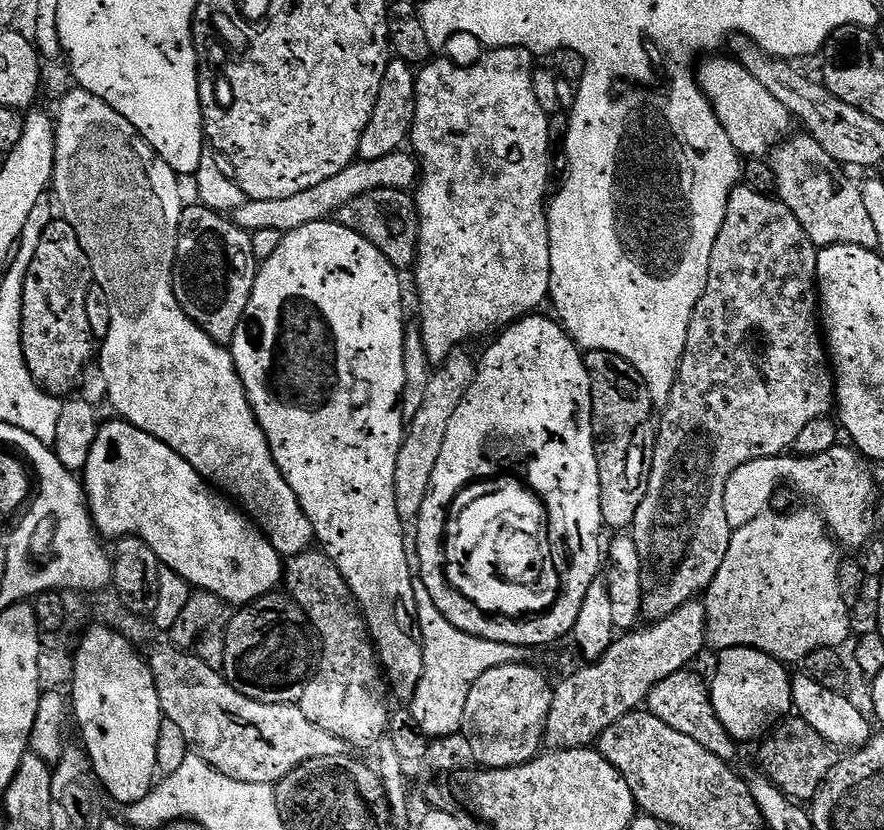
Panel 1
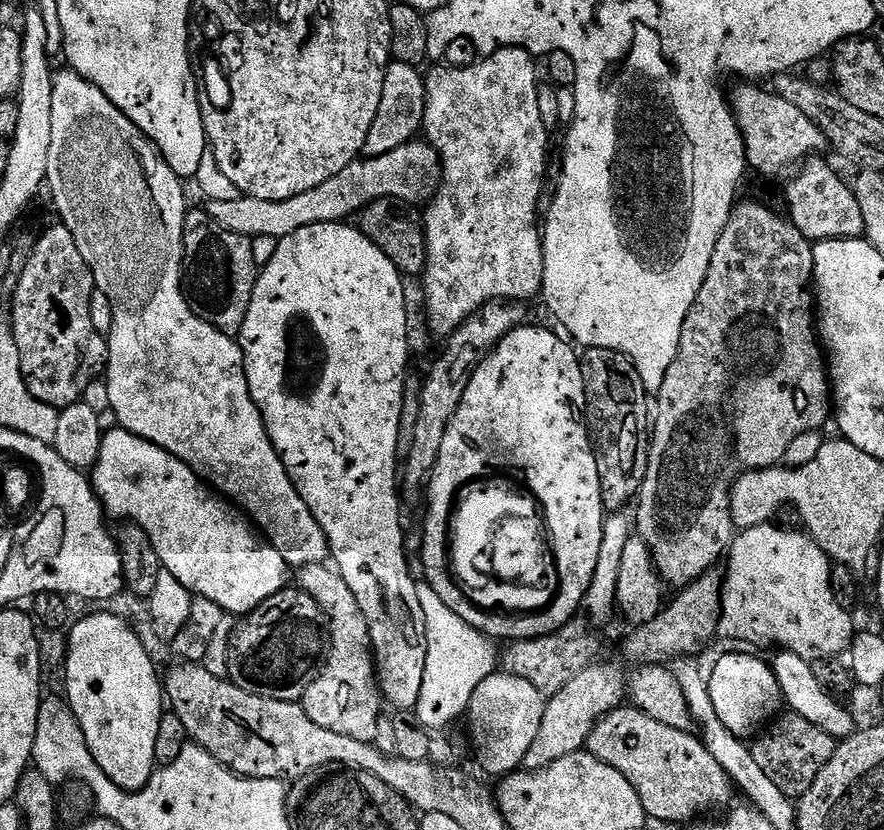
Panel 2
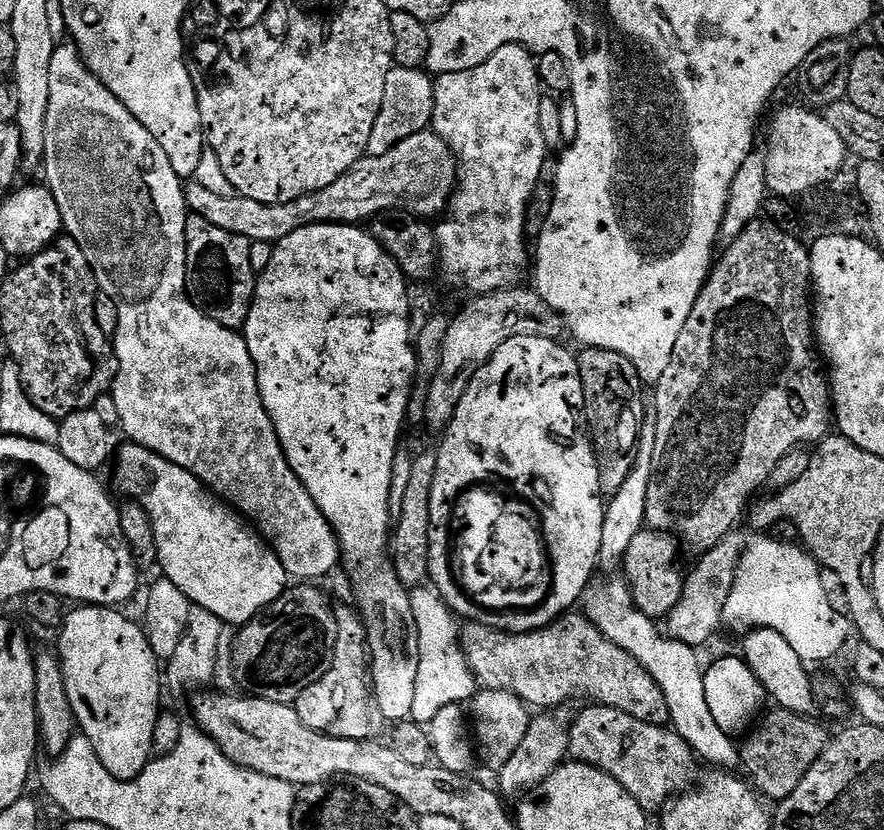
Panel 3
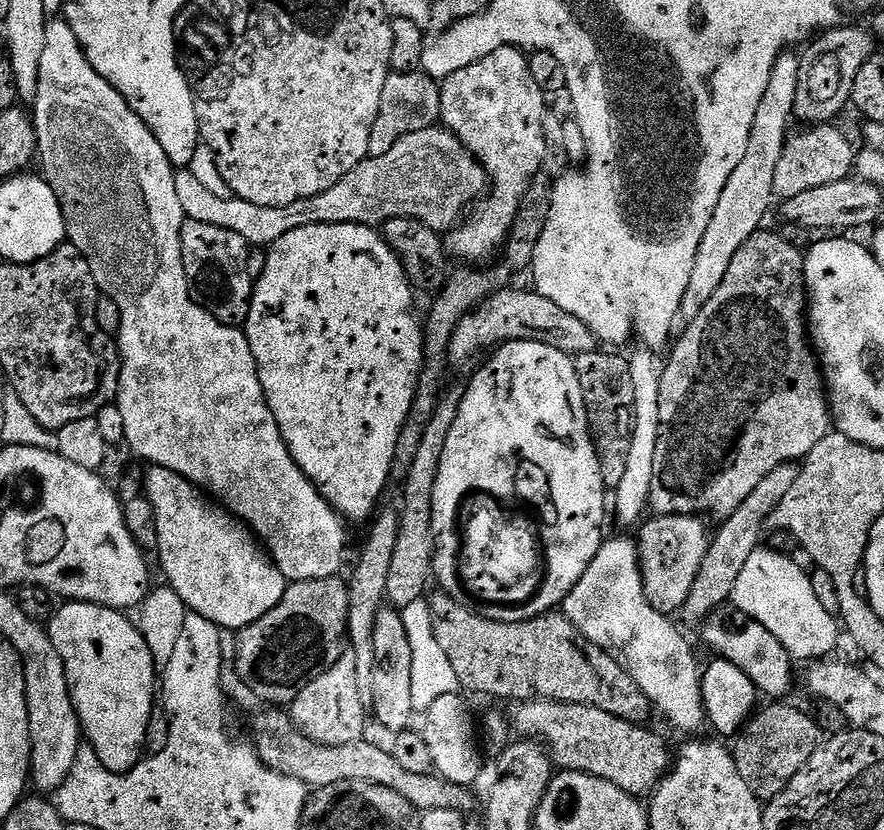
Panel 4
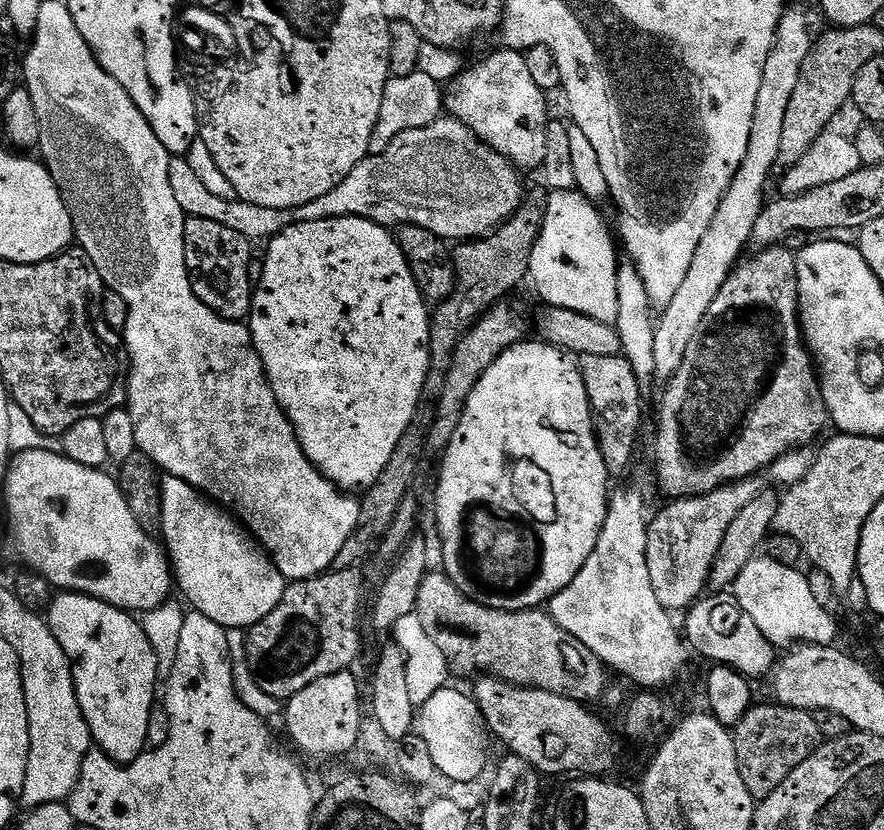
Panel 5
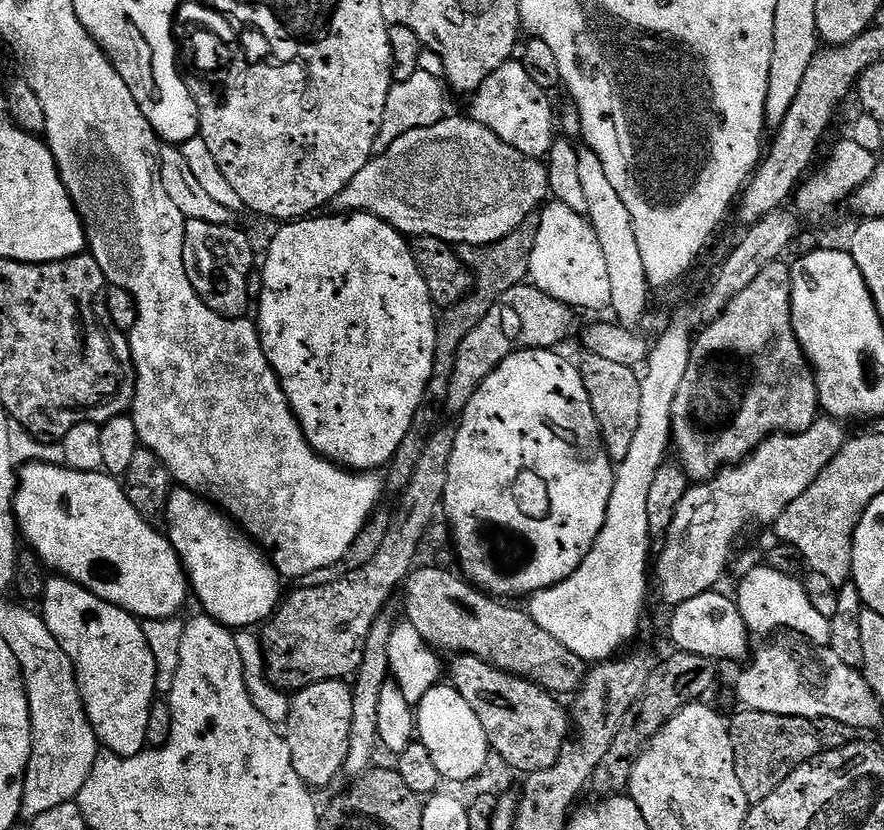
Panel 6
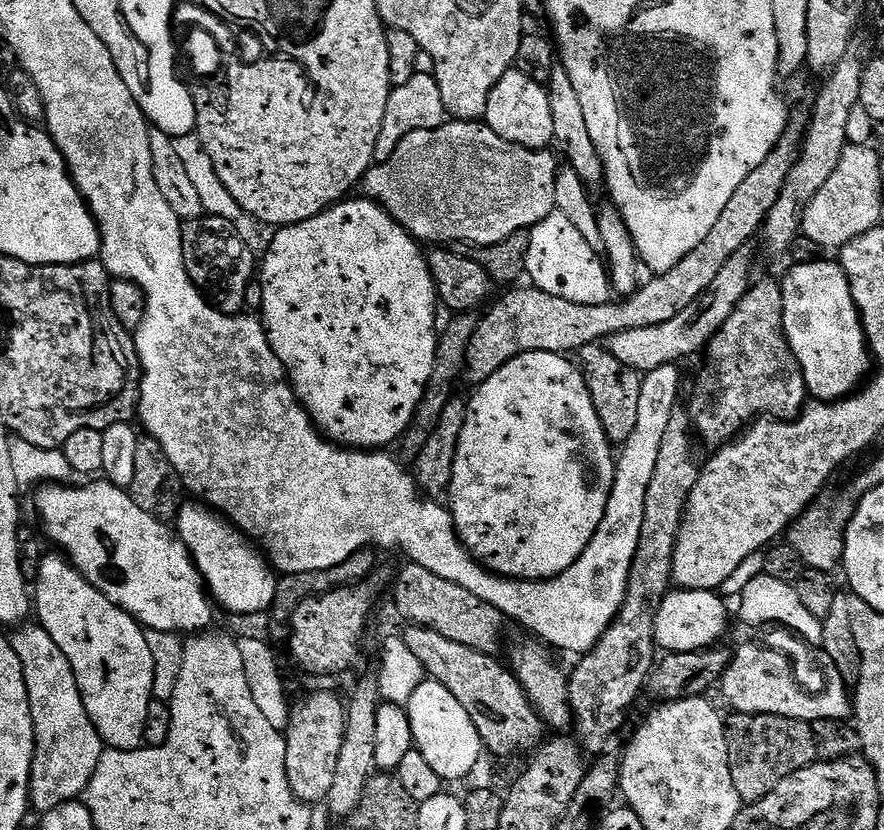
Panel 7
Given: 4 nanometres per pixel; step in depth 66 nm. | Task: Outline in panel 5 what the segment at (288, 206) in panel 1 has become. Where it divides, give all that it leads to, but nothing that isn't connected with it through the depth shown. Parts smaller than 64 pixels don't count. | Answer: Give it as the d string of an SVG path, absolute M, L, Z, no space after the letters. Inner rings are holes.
M439 118L434 123L422 129L408 130L404 134L399 134L394 138L394 142L387 147L382 154L377 156L369 155L362 162L358 162L358 166L354 166L354 170L350 170L350 174L346 174L346 178L342 182L338 182L338 186L334 186L334 190L330 190L330 194L322 194L322 198L314 198L314 202L306 202L306 206L301 208L291 208L283 212L282 210L270 210L266 206L254 206L253 204L245 204L242 200L223 201L217 195L213 195L212 191L206 190L205 184L201 183L201 179L194 174L193 167L188 165L187 159L173 159L170 166L170 187L174 190L174 198L178 201L178 206L182 206L185 217L193 216L194 218L206 218L209 222L219 222L221 226L230 226L230 230L238 230L238 234L242 234L250 242L267 242L276 236L282 230L286 230L292 224L301 224L302 222L322 222L330 218L362 218L369 220L375 224L382 224L385 228L392 230L401 224L413 224L420 226L426 230L430 230L430 234L440 237L445 242L475 242L493 232L505 224L509 218L520 208L526 195L526 187L524 188L524 180L521 169L515 164L511 164L502 154L498 154L490 146L486 146L486 142L482 142L476 135L466 126L462 126L462 122L451 118Z

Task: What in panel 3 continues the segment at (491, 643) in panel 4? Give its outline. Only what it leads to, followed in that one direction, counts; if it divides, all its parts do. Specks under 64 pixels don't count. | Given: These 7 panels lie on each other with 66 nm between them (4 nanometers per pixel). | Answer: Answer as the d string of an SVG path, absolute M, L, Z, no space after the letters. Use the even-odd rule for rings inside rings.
M583 611L566 612L554 623L533 632L499 632L496 628L487 628L485 624L475 622L468 622L465 625L459 633L460 646L481 689L512 692L533 709L540 708L536 710L556 710L559 704L574 699L581 692L582 695L592 699L589 701L614 710L622 710L622 714L630 714L630 718L638 718L651 724L669 723L668 703L656 679L631 654L622 650L622 646L604 637L589 622Z

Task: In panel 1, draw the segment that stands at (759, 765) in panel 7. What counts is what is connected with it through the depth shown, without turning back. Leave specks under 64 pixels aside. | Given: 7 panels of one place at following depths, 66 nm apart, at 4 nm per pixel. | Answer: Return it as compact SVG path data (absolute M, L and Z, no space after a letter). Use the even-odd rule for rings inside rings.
M785 718L763 737L760 748L759 771L767 776L776 787L797 802L810 802L817 790L824 785L824 779L831 774L838 759L838 749L810 722L799 718Z

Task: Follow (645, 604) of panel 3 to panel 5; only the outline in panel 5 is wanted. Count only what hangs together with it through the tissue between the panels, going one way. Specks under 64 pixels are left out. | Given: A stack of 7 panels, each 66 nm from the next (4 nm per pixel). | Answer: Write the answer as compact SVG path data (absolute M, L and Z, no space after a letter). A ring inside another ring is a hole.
M756 478L737 480L735 484L714 490L708 496L686 496L682 500L672 500L670 506L676 512L660 512L656 517L651 517L646 542L646 566L650 566L650 586L654 586L658 602L662 602L669 613L683 613L705 595L722 538L726 538L726 530L730 530L738 510L750 506L750 502L760 495L762 485L758 481Z

